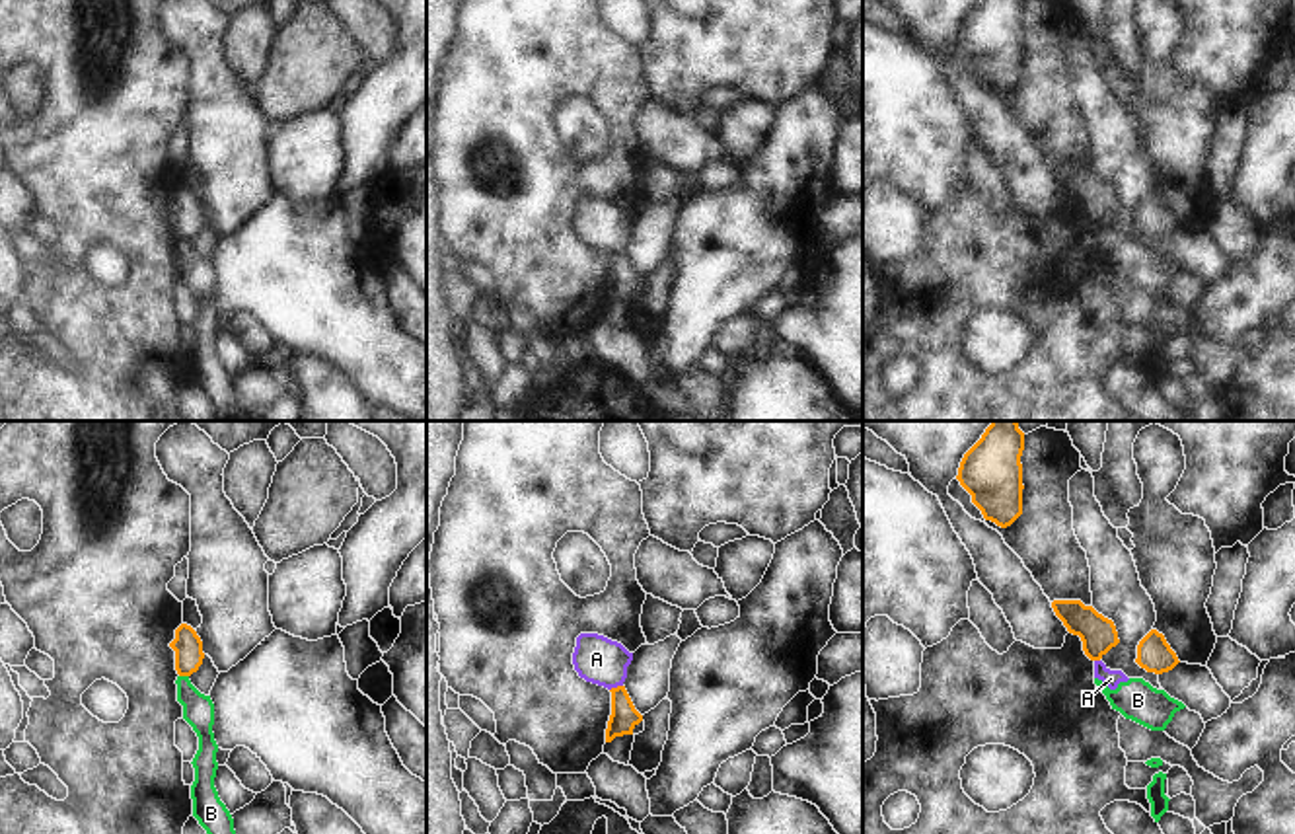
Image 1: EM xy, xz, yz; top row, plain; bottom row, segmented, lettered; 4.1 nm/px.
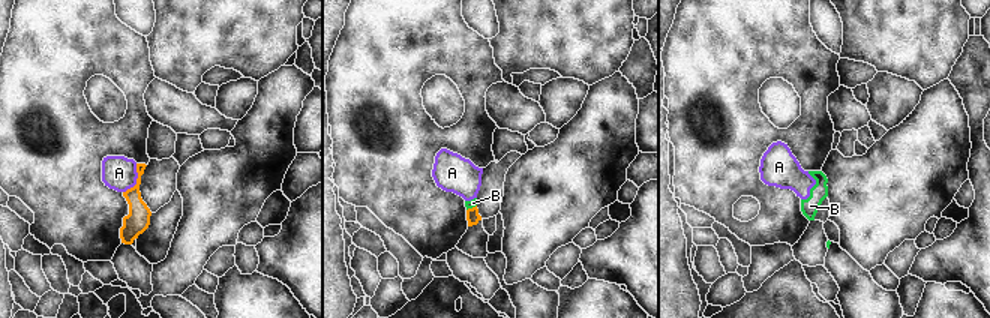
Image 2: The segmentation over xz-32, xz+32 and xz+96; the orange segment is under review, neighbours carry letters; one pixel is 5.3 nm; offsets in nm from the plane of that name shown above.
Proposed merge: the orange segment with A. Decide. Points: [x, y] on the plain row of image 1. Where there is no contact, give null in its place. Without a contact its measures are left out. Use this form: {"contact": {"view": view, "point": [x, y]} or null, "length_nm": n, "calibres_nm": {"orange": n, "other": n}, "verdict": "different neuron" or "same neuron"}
{"contact": {"view": "xz", "point": [618, 250]}, "length_nm": 60, "calibres_nm": {"orange": 120, "other": 200}, "verdict": "different neuron"}

